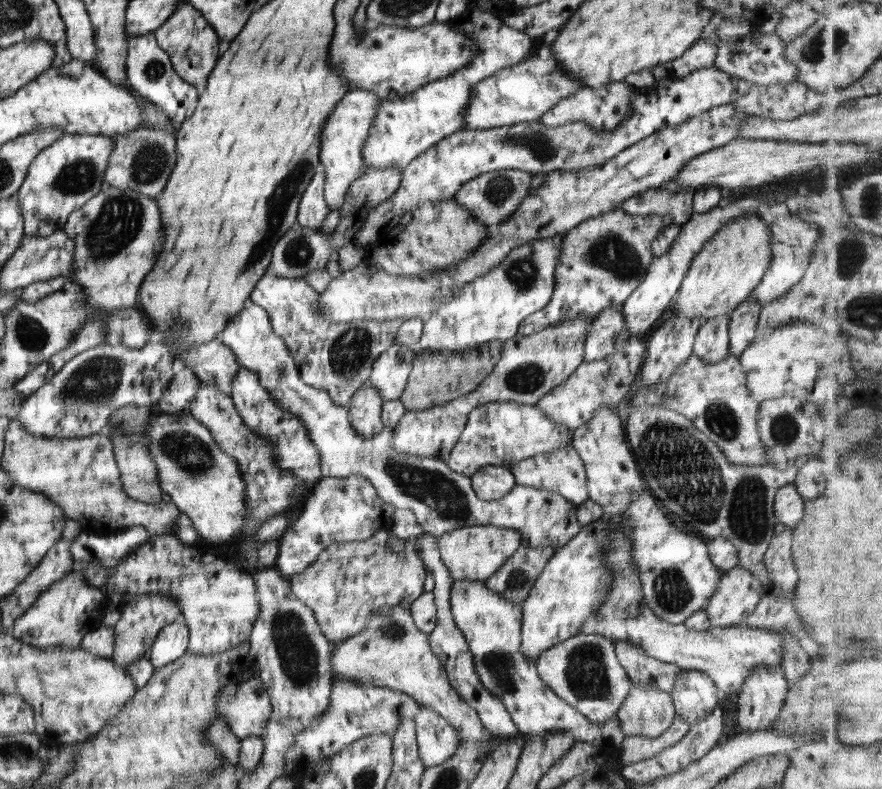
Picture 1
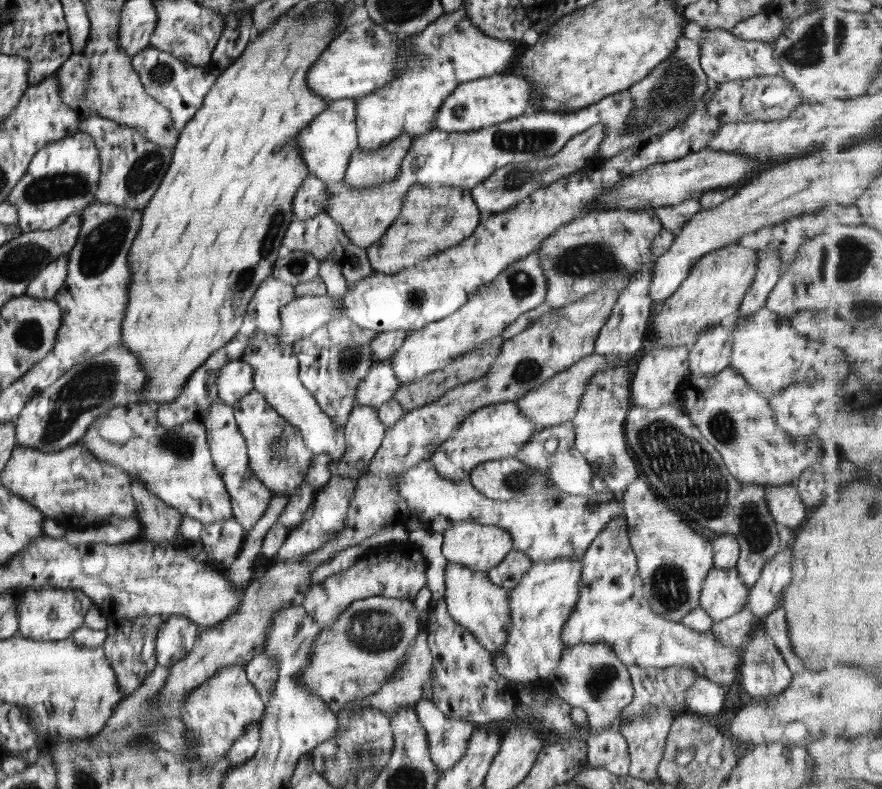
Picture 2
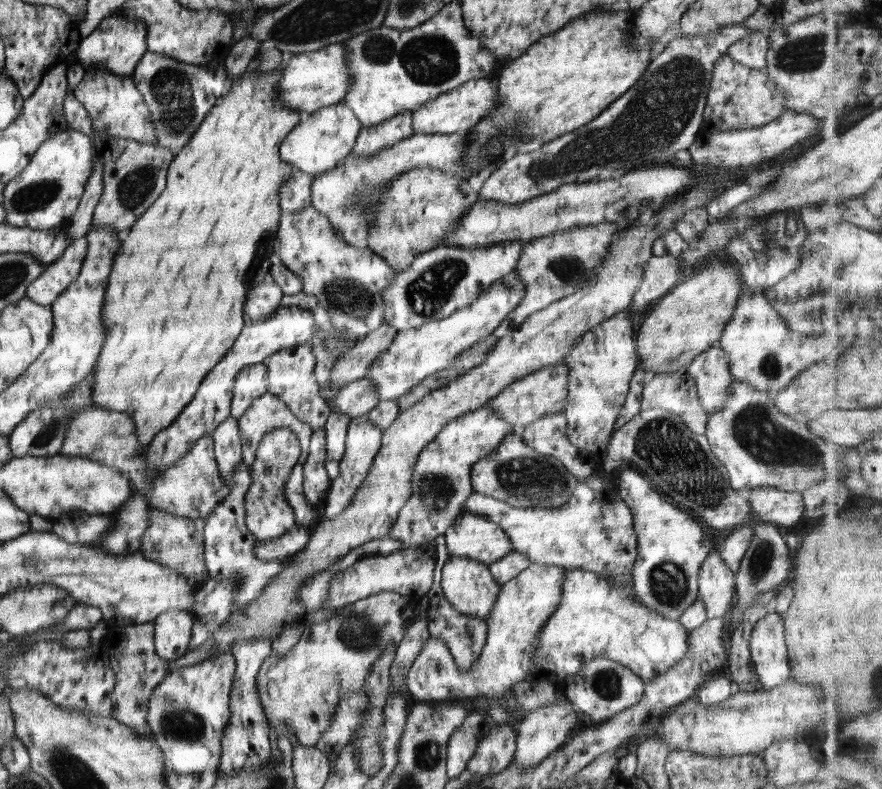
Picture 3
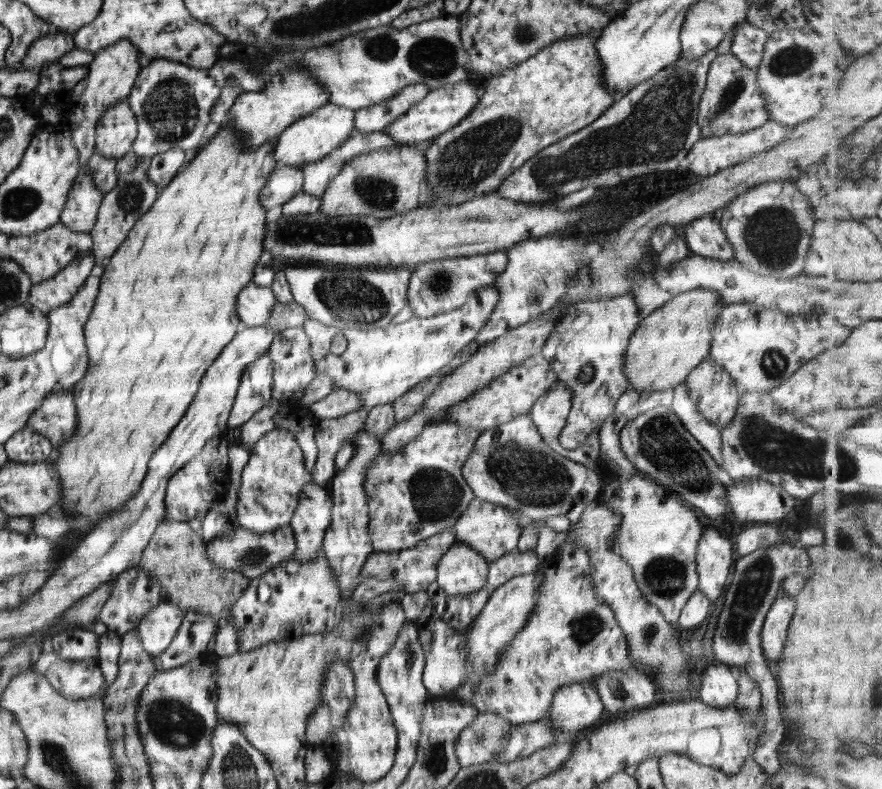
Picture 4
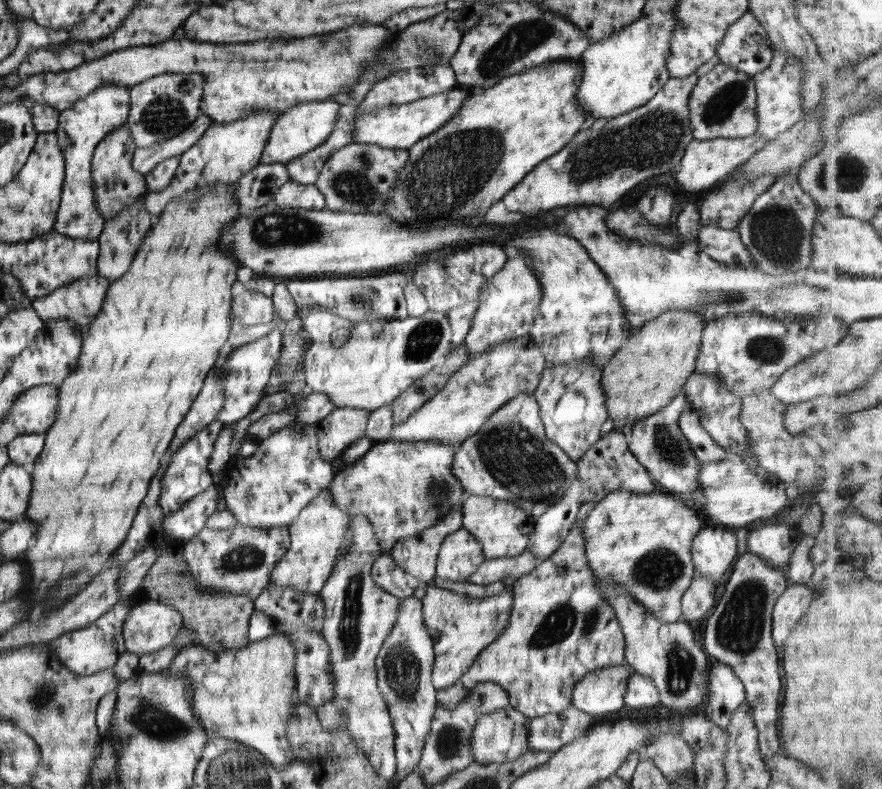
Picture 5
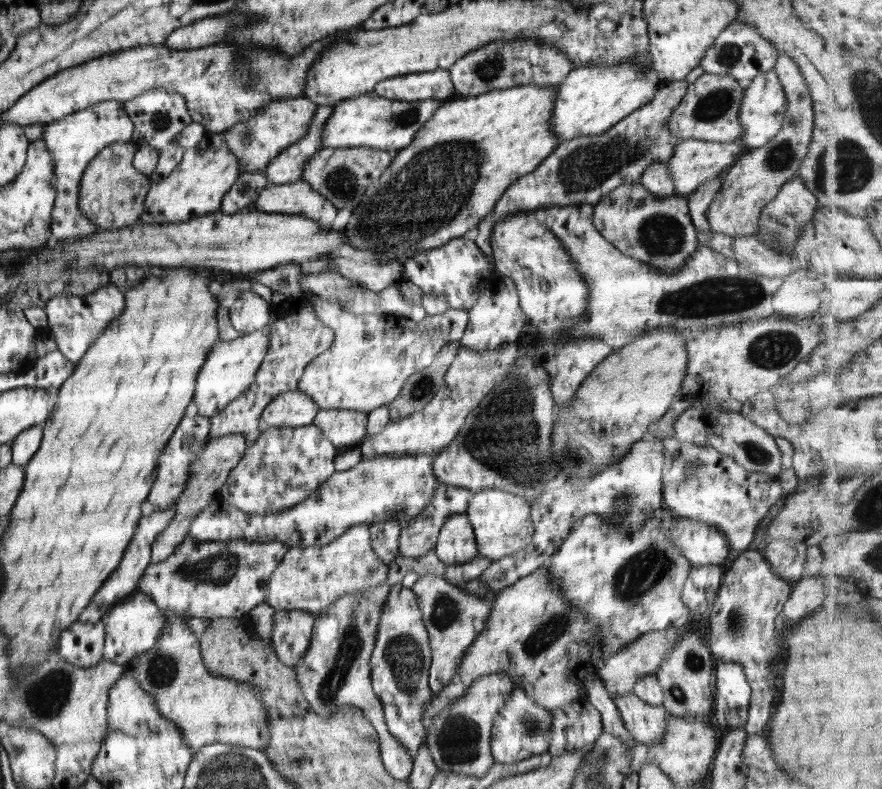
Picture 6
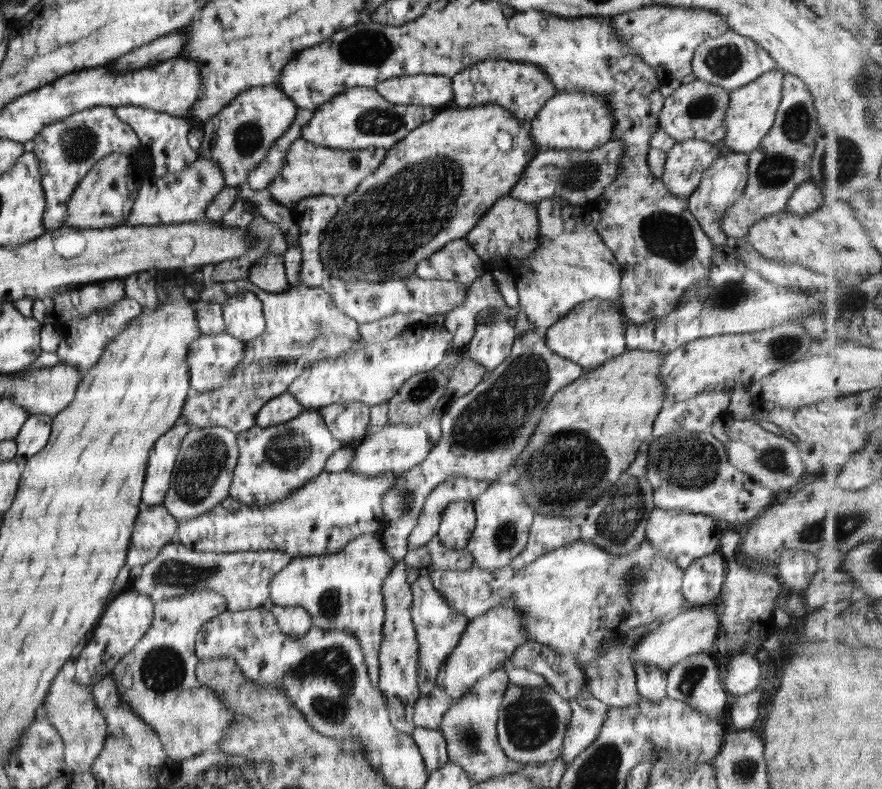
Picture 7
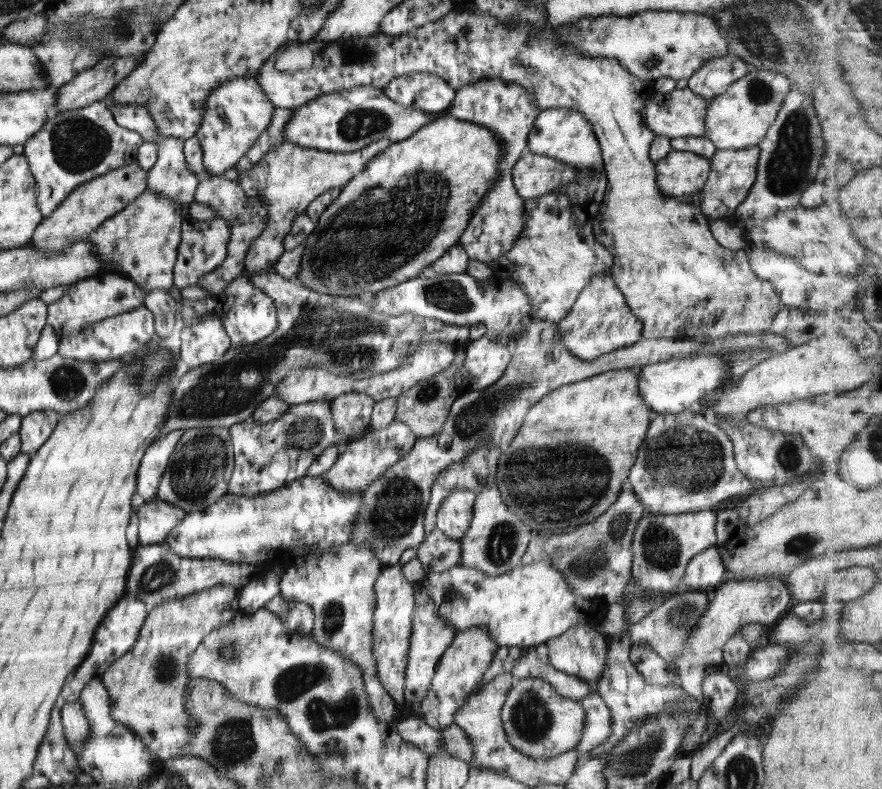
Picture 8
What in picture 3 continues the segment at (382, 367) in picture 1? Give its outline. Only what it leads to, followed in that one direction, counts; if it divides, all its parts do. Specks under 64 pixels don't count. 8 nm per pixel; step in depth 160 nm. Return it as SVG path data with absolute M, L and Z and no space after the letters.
M363 377L341 386L331 406L337 412L347 414L349 418L355 418L366 416L377 402L379 401L373 381Z

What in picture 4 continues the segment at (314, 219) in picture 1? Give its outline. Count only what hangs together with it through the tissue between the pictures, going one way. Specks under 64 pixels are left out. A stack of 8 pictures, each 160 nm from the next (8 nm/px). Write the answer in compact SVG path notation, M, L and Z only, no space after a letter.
M276 165L259 191L260 205L265 209L265 222L276 222L282 216L282 206L302 190L303 175L298 167Z

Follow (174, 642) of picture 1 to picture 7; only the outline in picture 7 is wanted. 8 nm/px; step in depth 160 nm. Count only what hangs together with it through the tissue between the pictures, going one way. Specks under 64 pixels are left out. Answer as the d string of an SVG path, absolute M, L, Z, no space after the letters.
M130 588L115 594L104 606L88 640L73 662L74 681L83 686L91 686L102 675L111 674L112 668L125 654L133 650L137 641L143 638L149 628L152 621L152 605L153 602L148 596L134 592Z

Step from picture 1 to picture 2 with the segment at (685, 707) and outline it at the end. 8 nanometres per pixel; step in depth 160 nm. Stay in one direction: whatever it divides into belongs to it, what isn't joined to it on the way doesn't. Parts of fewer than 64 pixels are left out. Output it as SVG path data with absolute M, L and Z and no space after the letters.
M697 676L684 690L684 706L699 716L719 713L723 706L723 687L704 676Z

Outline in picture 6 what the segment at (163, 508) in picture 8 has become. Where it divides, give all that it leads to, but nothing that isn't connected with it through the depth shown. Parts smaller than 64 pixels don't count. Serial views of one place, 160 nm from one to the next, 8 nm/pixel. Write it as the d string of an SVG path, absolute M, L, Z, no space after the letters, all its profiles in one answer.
M153 510L149 514L149 517L140 517L136 524L136 530L129 541L129 545L125 548L121 560L117 563L115 570L101 583L98 591L92 596L92 606L96 604L96 607L102 614L105 614L115 603L121 601L123 598L132 594L137 590L136 586L140 576L143 574L145 567L148 565L151 544L153 539L170 525L172 518L174 517L174 510Z

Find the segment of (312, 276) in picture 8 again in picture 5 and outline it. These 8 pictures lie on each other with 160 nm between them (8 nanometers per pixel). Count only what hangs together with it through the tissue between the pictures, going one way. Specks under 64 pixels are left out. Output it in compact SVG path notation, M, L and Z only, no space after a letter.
M559 60L557 62L547 62L535 68L525 69L517 74L512 74L507 78L502 78L496 82L492 87L487 87L481 91L468 93L460 106L458 112L453 115L443 126L440 126L435 132L428 134L425 138L418 140L413 146L408 148L407 162L403 165L402 171L398 176L398 184L392 188L390 197L384 202L384 208L379 213L389 213L389 216L400 225L404 227L411 227L418 231L425 229L432 229L435 227L442 227L445 223L460 223L479 224L482 222L485 210L497 200L501 200L502 196L515 186L524 174L527 174L536 164L539 164L544 158L559 152L572 136L584 125L586 122L586 114L583 109L580 109L580 104L575 98L579 83L582 79L581 64L578 60Z

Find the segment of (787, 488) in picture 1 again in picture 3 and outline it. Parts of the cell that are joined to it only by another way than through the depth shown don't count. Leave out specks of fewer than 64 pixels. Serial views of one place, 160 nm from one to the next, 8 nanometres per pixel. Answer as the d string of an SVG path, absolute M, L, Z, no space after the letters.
M775 487L753 488L745 492L750 511L756 519L791 526L803 518L802 496L797 491L783 491Z

